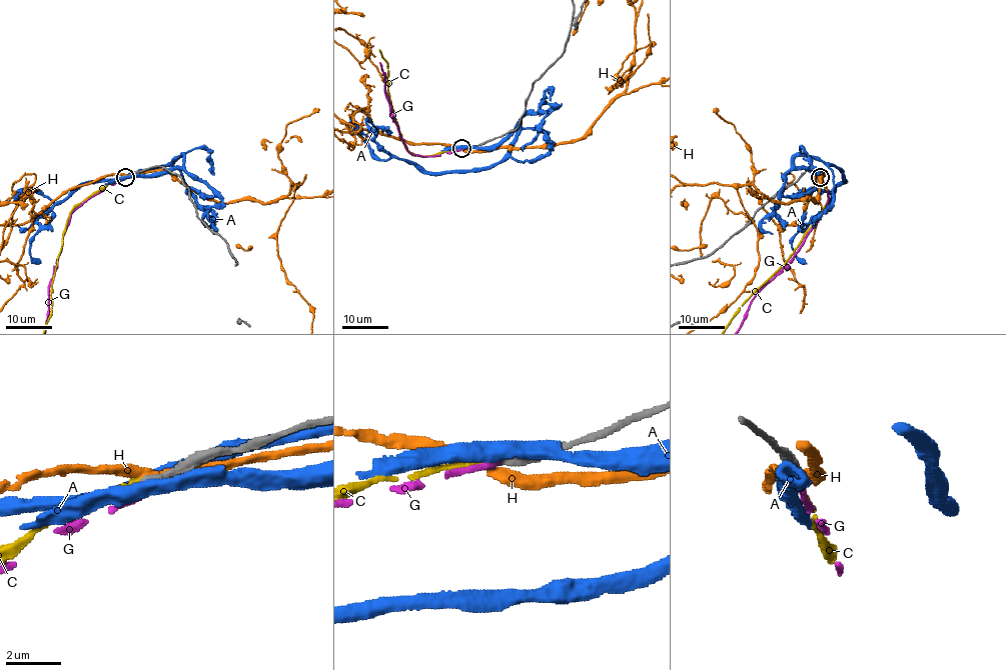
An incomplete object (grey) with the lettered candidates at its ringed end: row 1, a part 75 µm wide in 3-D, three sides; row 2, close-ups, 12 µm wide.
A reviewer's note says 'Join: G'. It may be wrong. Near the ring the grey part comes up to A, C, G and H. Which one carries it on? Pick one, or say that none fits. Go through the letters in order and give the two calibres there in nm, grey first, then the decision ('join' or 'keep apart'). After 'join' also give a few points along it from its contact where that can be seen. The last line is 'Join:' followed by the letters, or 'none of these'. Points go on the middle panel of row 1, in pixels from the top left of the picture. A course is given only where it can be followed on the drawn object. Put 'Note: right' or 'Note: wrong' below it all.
A: 320 nm thick on the grey side, 500 nm on the other; keep apart
C: 300 nm thick on the grey side, 200 nm on the other; keep apart
G: 320 nm thick on the grey side, 240 nm on the other; keep apart
H: 300 nm thick on the grey side, 340 nm on the other; keep apart
Join: none of these
Note: wrong

